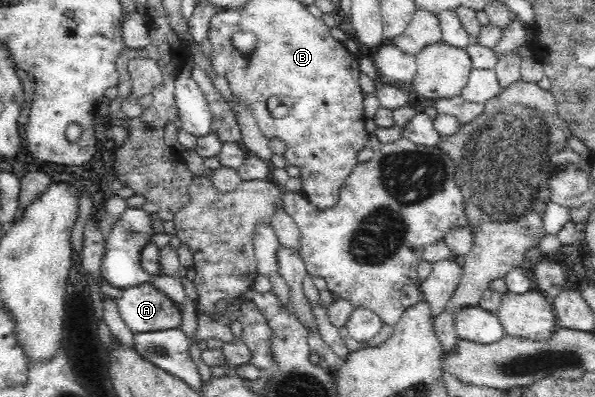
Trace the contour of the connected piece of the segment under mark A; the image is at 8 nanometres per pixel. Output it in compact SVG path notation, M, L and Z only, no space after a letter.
M148 283L123 289L116 302L119 316L134 334L174 329L181 323L173 302Z

